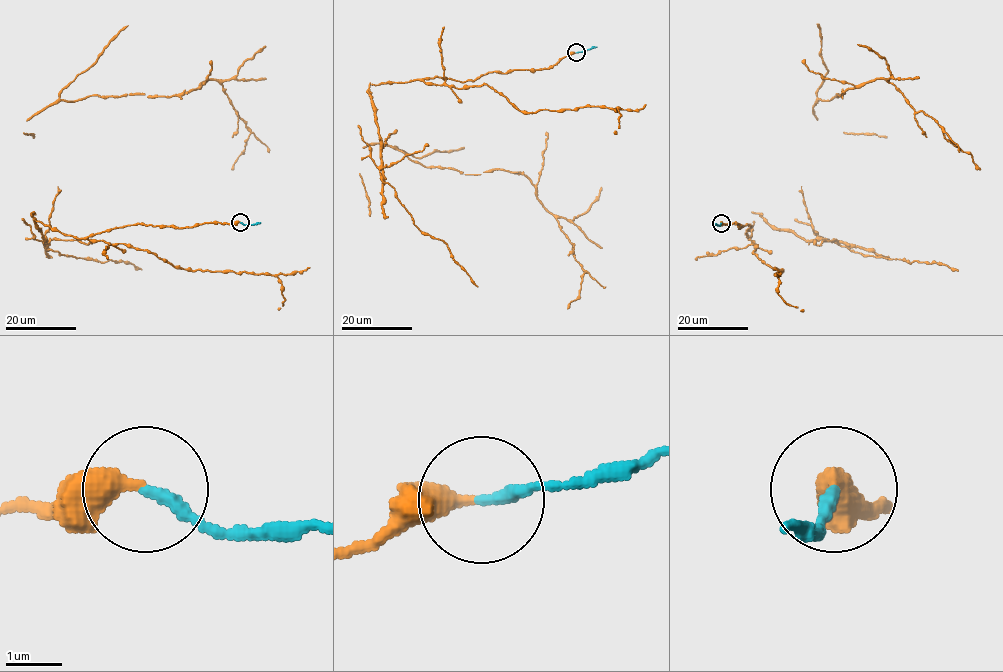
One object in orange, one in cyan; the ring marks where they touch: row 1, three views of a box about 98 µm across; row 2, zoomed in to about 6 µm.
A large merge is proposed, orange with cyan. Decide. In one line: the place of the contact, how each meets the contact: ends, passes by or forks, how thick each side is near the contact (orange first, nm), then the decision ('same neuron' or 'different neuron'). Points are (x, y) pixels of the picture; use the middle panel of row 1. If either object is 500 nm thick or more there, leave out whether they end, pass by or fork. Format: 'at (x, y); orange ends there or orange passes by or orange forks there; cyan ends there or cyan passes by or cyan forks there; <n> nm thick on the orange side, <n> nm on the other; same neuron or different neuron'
at (576, 52); orange ends there; cyan ends there; 420 nm thick on the orange side, 240 nm on the other; same neuron

